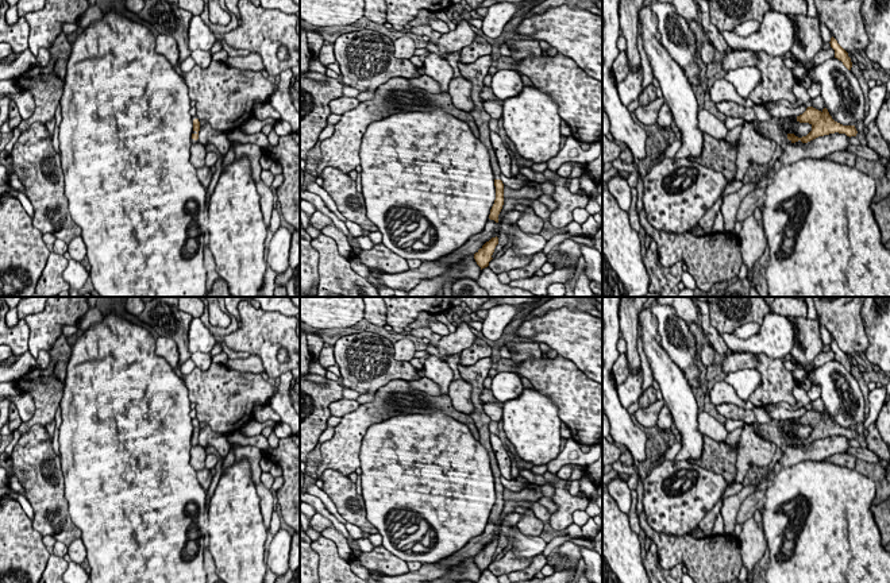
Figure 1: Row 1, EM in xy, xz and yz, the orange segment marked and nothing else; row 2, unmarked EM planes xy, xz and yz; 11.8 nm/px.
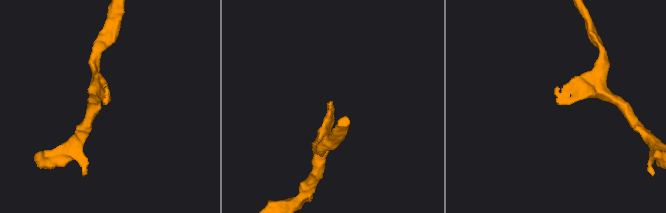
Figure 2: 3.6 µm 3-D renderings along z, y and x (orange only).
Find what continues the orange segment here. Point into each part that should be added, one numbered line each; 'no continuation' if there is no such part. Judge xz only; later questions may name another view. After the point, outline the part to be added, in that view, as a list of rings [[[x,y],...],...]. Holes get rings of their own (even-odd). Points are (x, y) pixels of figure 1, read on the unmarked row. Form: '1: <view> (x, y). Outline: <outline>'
1: xz (476, 374). Outline: [[[482,358],[477,363],[471,366],[462,366],[458,363],[458,370],[461,374],[461,378],[466,382],[469,382],[473,386],[471,390],[471,401],[474,410],[470,414],[470,417],[474,420],[474,424],[478,429],[479,433],[479,443],[481,445],[488,451],[489,453],[489,462],[490,462],[490,468],[493,472],[494,482],[501,482],[501,472],[496,460],[496,455],[493,452],[492,444],[490,444],[490,432],[489,432],[489,424],[490,424],[490,417],[485,413],[483,410],[483,404],[481,401],[481,394],[483,390],[483,382],[489,375],[489,370],[492,367],[496,367],[492,362],[492,358]]]

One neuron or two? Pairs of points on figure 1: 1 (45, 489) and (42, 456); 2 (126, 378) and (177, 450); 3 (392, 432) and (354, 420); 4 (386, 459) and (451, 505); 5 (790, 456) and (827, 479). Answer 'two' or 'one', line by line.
1: one
2: one
3: two
4: one
5: two

